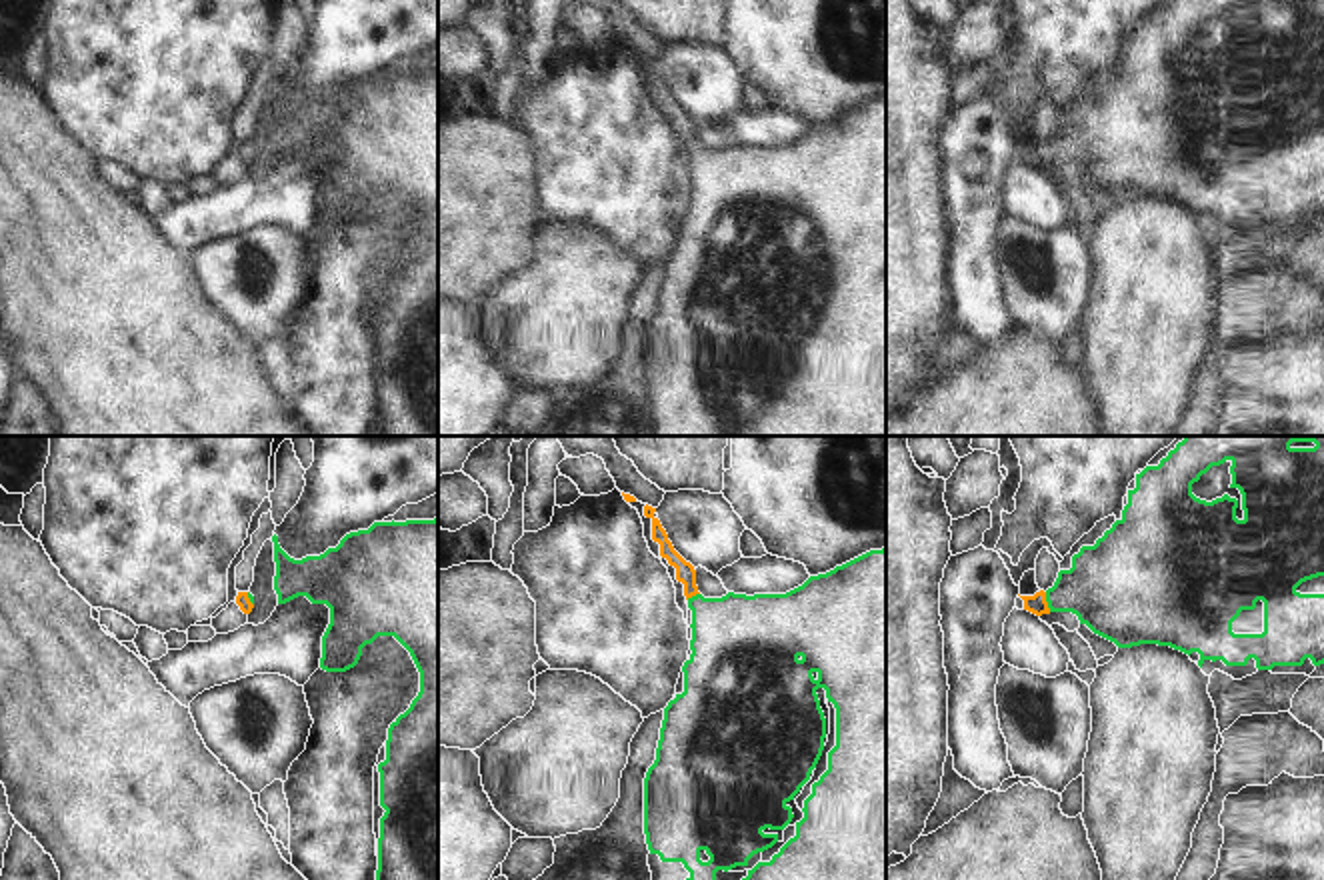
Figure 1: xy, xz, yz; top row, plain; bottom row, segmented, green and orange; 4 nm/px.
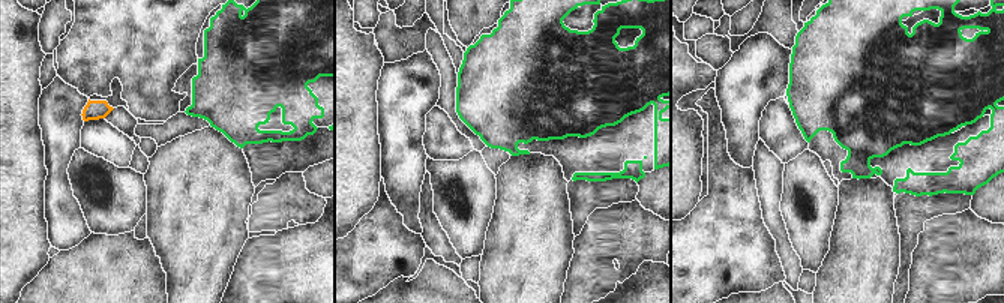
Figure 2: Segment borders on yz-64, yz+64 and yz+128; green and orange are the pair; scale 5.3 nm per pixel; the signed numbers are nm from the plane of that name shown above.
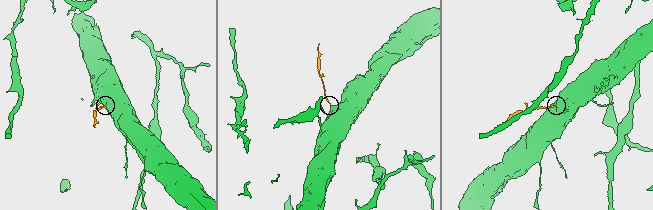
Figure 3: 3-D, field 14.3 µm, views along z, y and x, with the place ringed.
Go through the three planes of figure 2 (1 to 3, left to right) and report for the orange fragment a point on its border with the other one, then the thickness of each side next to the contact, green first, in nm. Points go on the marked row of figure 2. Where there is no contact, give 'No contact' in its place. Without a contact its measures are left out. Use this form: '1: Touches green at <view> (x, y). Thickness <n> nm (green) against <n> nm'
1: No contact
2: No contact
3: No contact.

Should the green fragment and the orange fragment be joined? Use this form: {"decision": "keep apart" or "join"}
{"decision": "join"}

